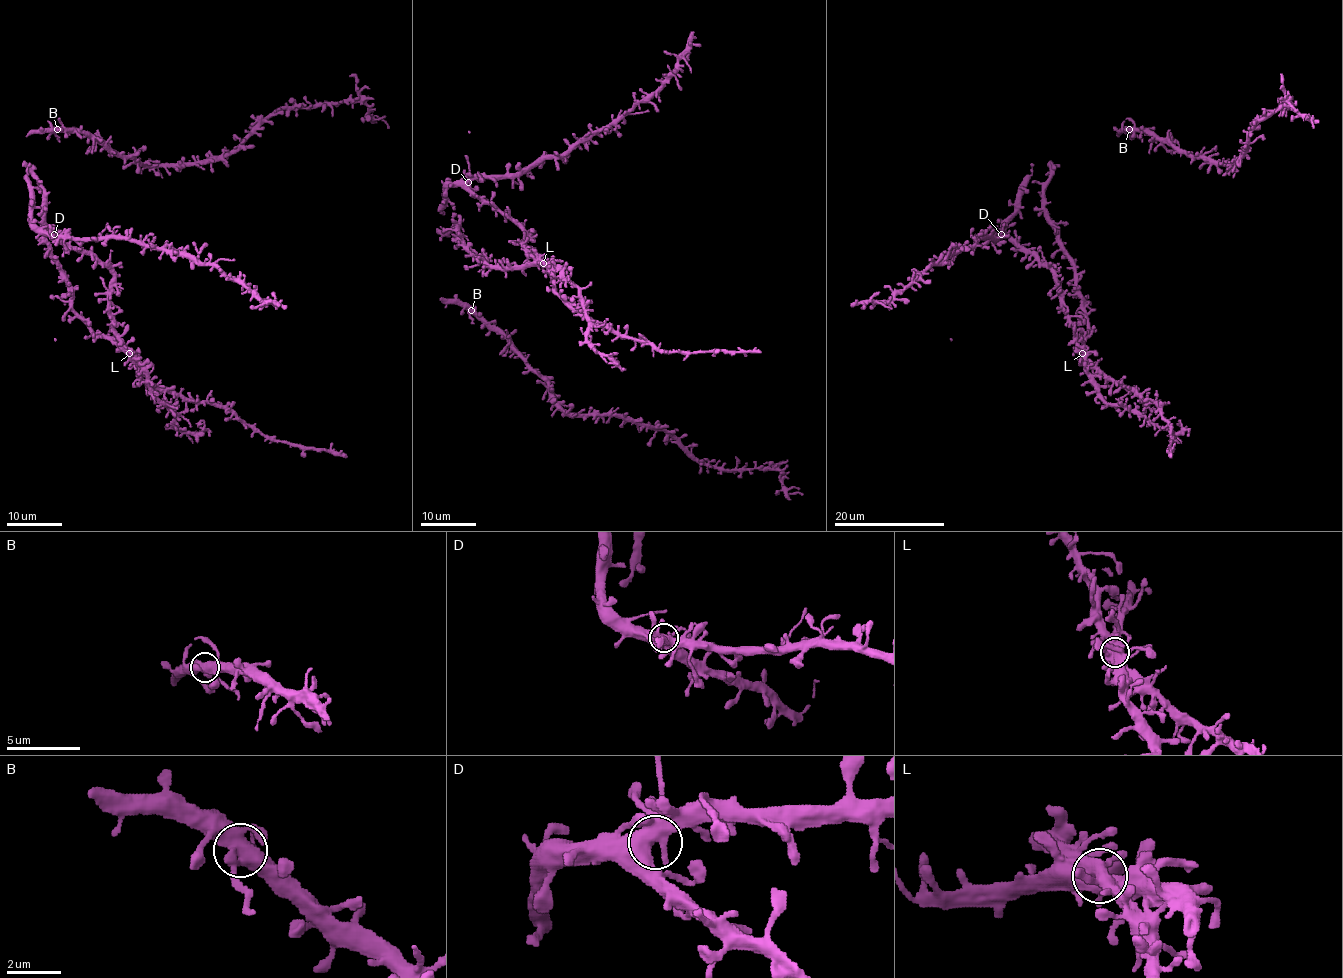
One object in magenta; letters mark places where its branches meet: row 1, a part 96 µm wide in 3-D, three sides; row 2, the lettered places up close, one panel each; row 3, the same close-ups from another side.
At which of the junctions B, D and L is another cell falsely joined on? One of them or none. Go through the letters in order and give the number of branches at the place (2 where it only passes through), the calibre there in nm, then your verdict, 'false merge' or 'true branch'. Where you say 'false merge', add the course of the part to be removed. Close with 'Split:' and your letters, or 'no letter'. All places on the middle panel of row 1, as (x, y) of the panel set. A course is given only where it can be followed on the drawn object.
B: 4 | 550 nm | true branch
D: 4 | 500 nm | true branch
L: 4 | 600 nm | true branch
Split: no letter

